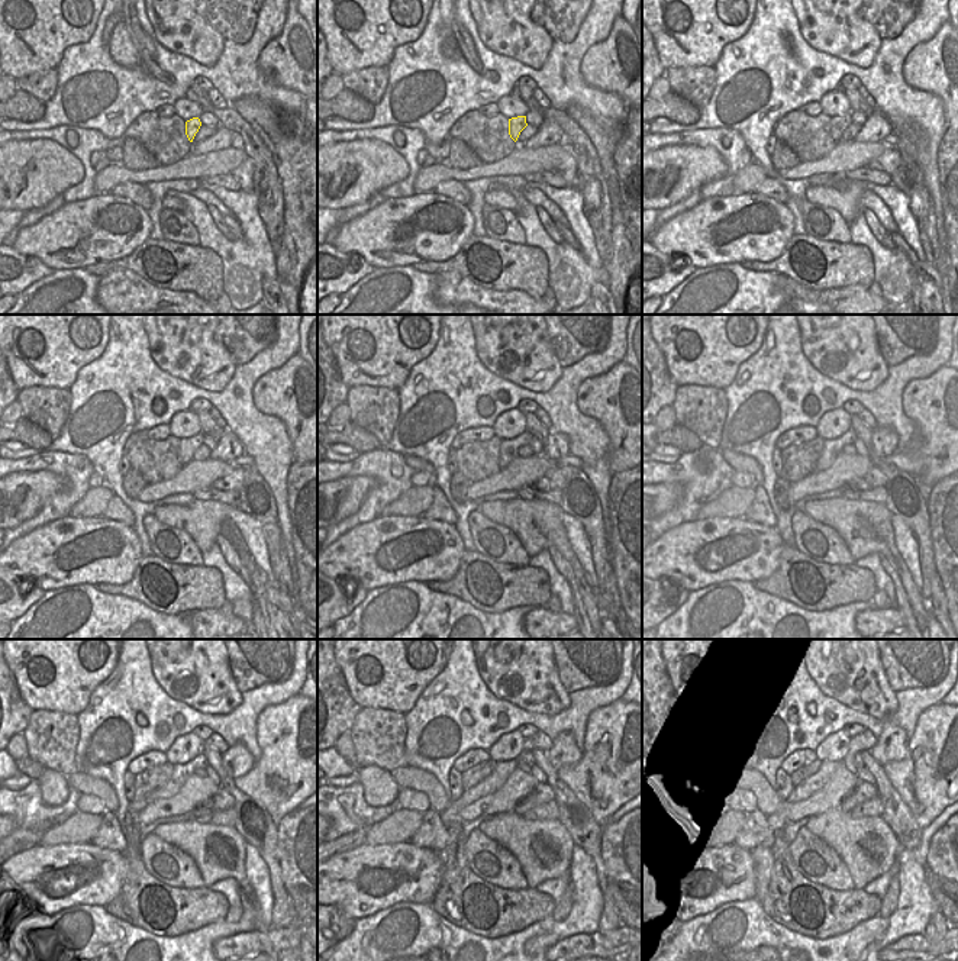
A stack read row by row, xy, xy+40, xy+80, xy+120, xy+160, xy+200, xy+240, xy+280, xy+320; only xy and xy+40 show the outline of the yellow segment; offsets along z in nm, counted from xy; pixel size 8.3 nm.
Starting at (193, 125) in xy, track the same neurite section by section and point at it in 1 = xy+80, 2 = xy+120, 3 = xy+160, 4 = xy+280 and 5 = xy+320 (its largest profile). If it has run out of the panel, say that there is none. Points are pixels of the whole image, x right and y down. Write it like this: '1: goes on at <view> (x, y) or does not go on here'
1: goes on at xy+80 (836, 125)
2: goes on at xy+120 (187, 447)
3: goes on at xy+160 (509, 450)
4: goes on at xy+280 (502, 771)
5: goes on at xy+320 (809, 786)

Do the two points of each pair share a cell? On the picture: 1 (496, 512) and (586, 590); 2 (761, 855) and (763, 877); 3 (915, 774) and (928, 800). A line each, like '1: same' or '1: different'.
1: same
2: same
3: same

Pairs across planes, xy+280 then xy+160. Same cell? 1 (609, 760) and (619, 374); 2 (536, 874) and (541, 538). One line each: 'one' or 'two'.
1: one
2: one

